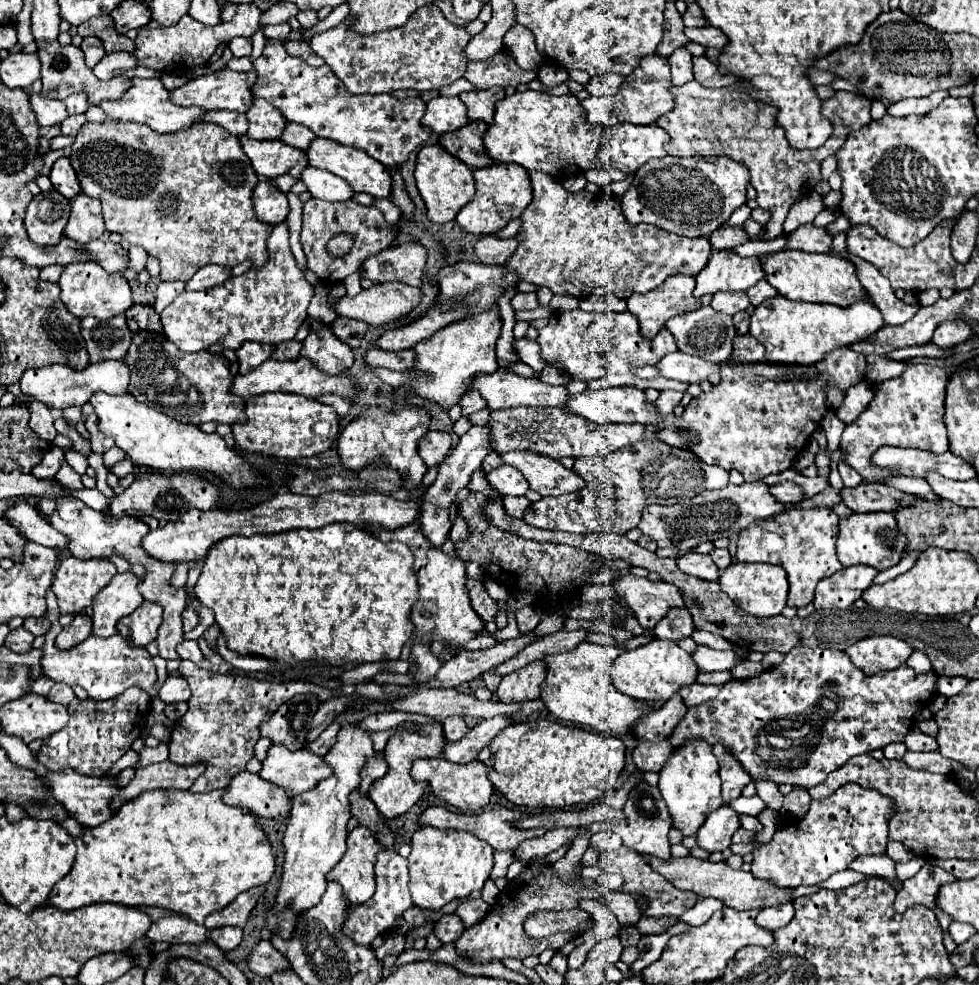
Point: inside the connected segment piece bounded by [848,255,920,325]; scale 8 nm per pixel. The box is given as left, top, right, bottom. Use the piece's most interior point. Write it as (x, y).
(894, 311)

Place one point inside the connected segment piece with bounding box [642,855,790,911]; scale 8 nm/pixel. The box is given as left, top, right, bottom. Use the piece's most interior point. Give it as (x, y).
(737, 889)

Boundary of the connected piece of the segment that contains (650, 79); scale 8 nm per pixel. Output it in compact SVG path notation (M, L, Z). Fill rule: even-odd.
M648 55L648 59L640 59L640 65L634 69L630 77L624 77L622 87L614 97L588 97L582 101L582 107L586 109L586 117L590 123L598 123L604 127L614 127L622 121L650 125L668 109L672 109L670 87L672 78L668 61L660 55Z

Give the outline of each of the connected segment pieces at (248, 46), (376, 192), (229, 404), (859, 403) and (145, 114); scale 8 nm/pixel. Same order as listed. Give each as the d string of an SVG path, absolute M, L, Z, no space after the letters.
M236 37L228 43L230 51L234 53L234 57L246 57L252 53L252 39L248 37Z
M316 137L308 145L308 149L304 153L306 153L308 165L326 169L326 171L342 177L354 191L368 193L368 195L372 195L376 199L382 199L382 197L388 197L390 195L390 185L392 185L390 171L382 163L376 163L376 159L372 159L366 151L360 151L360 149L354 149L354 147L344 147L344 145L336 143L336 141Z
M132 305L126 311L128 329L138 331L132 335L130 349L122 359L130 369L128 393L132 393L140 403L148 403L166 415L180 421L190 421L192 425L202 425L206 421L214 423L244 423L244 399L230 393L232 373L228 369L226 357L202 349L198 353L180 353L176 357L166 357L162 323L152 305Z
M856 383L848 389L846 399L842 403L842 407L836 411L836 415L840 417L842 423L852 423L852 419L856 419L874 399L874 391L868 383Z
M132 77L130 81L130 89L126 89L126 93L120 99L102 99L100 107L104 109L104 113L108 115L108 119L114 121L132 121L132 123L142 123L148 125L152 131L156 133L174 133L180 129L190 127L192 123L200 123L202 121L202 113L206 109L196 109L196 107L180 107L176 103L172 103L170 91L162 85L160 79L140 79L140 77Z

